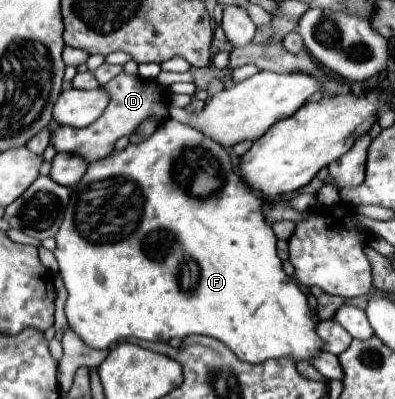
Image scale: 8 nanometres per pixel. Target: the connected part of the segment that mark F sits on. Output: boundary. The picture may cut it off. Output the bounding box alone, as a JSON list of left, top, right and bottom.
[54,119,324,363]

